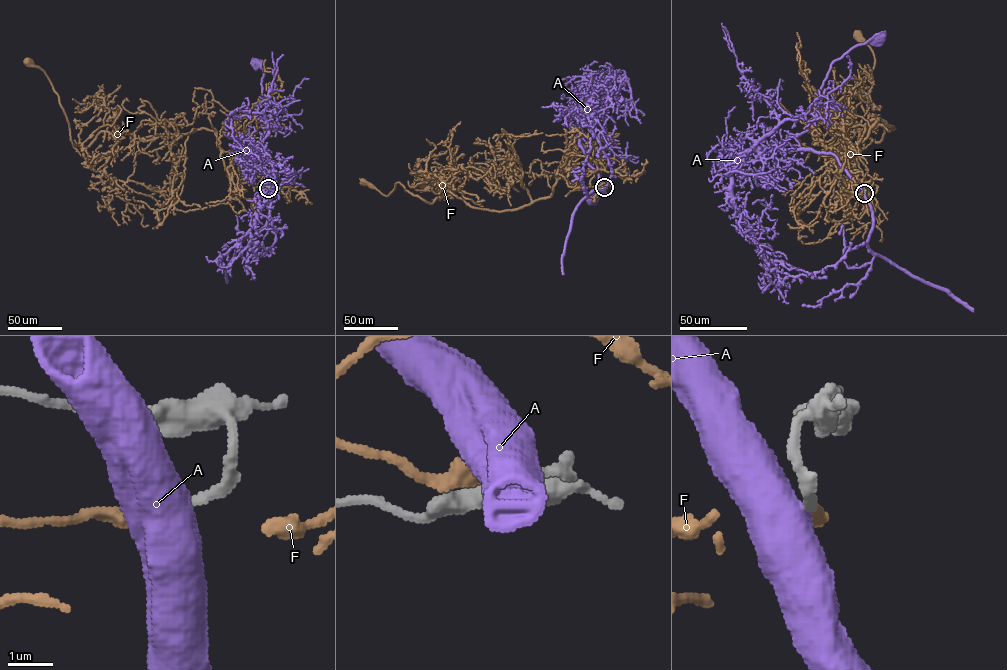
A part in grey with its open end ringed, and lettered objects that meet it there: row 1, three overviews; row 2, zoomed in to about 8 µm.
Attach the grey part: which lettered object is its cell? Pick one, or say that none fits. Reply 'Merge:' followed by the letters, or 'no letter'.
Merge: F

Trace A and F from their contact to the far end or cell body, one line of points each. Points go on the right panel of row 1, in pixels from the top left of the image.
A: (864, 193), (834, 155), (772, 146), (800, 135), (820, 116), (818, 92), (830, 66), (851, 48), (879, 37)
F: (865, 193), (850, 148), (894, 128), (869, 137), (858, 35)

